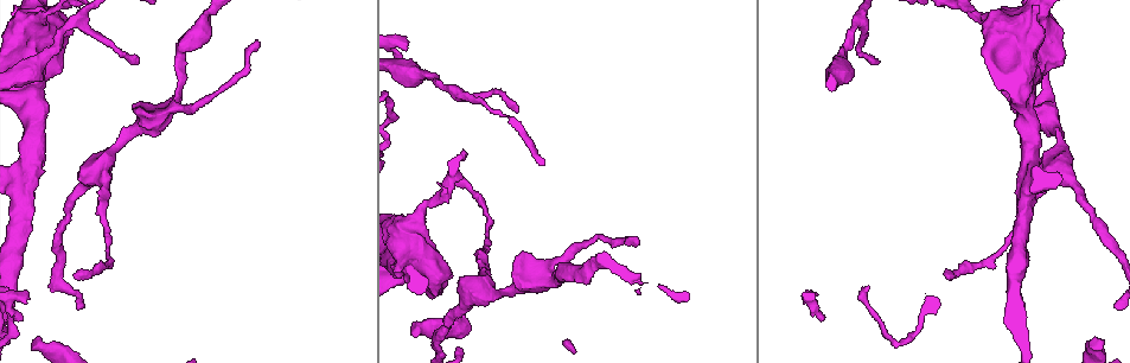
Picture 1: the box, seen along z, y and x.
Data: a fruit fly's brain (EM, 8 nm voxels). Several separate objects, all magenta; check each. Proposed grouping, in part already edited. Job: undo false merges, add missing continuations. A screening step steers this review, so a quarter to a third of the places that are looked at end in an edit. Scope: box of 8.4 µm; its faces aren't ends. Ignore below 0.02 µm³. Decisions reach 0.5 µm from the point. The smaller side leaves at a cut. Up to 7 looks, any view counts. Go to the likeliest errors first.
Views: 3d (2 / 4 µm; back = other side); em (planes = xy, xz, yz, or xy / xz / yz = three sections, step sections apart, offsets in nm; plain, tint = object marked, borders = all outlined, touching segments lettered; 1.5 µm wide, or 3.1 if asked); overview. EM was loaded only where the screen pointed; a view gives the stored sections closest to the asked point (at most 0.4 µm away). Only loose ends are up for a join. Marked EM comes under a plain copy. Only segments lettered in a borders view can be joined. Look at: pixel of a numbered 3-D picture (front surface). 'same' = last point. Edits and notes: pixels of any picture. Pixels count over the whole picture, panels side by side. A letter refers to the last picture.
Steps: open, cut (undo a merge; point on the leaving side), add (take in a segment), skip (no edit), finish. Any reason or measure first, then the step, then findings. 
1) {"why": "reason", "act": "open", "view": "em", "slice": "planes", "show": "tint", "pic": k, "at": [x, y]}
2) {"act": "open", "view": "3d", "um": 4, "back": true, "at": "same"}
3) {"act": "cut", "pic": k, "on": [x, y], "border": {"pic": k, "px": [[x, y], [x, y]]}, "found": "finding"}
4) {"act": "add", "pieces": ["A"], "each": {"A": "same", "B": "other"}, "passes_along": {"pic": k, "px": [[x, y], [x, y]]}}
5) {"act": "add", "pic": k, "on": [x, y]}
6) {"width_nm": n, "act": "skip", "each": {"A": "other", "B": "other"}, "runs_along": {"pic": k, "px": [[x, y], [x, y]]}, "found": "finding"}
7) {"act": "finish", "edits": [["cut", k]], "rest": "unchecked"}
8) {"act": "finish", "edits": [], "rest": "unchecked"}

{"why": "branch stops here", "act": "open", "view": "em", "slice": "planes", "show": "tint", "pic": 1, "at": [414, 336]}

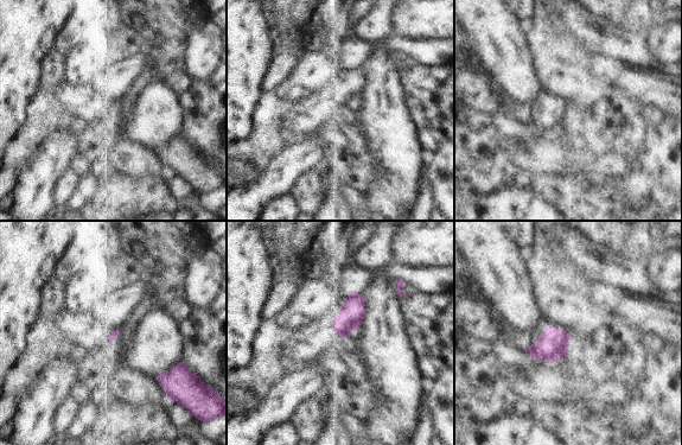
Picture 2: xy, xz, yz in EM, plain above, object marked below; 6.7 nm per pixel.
{"act": "open", "view": "em", "slice": "planes", "show": "borders", "at": "same"}

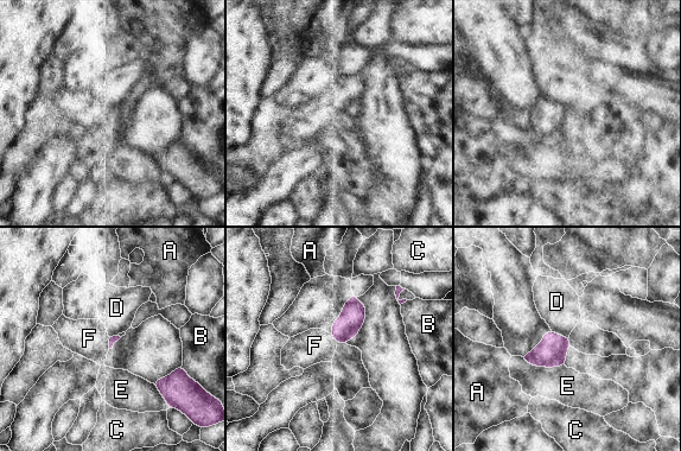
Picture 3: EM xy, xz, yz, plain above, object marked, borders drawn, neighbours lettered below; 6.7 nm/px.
{"act": "add", "pieces": ["F"], "each": {"A": "other", "B": "other", "C": "other", "D": "other", "E": "other", "F": "same"}, "passes_along": {"pic": 3, "px": [[113, 340], [109, 343], [89, 338]]}, "found": "it goes on there"}

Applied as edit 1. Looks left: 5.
{"act": "open", "view": "overview"}

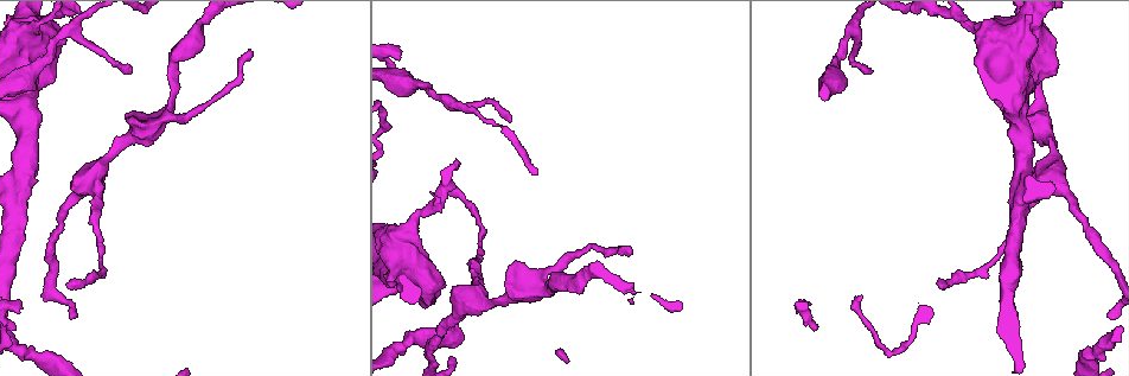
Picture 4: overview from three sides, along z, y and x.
{"why": "free end", "act": "open", "view": "em", "slice": "planes", "show": "tint", "pic": 4, "at": [631, 254]}

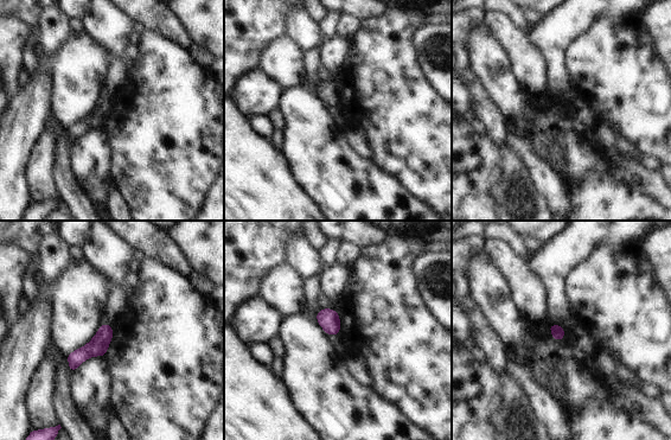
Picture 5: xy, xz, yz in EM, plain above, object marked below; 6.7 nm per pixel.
{"why": "what lies round it", "act": "open", "view": "em", "slice": "planes", "show": "borders", "at": "same"}

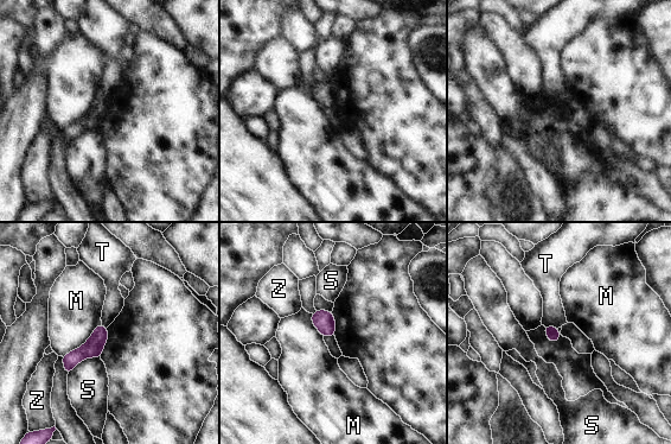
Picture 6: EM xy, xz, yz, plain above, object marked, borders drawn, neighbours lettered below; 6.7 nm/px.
{"act": "skip", "each": {"M": "other", "S": "other", "T": "other", "Z": "other"}, "runs_along": {"pic": 6, "px": [[101, 328], [100, 335], [66, 367]]}, "found": "no lettered segment goes on from it"}

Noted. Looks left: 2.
{"act": "finish", "edits": [["add", 3]], "rest": "unchecked"}

